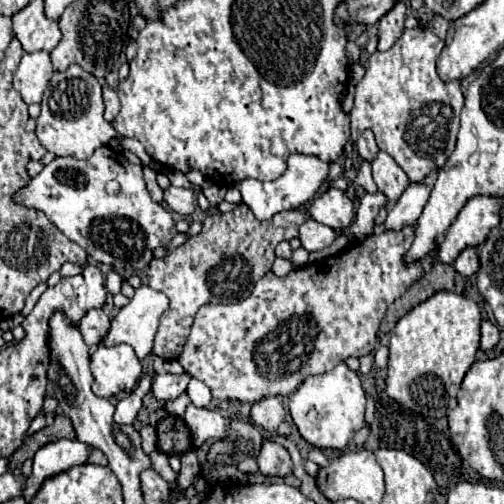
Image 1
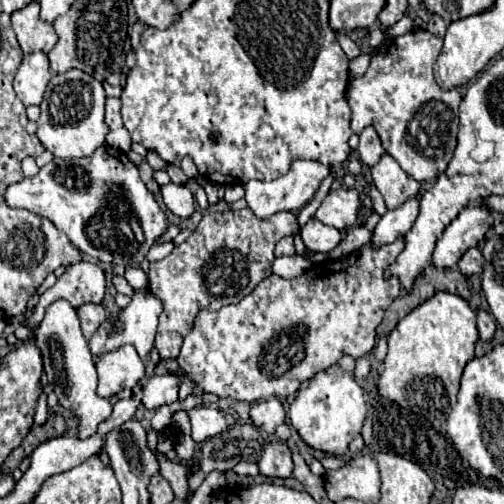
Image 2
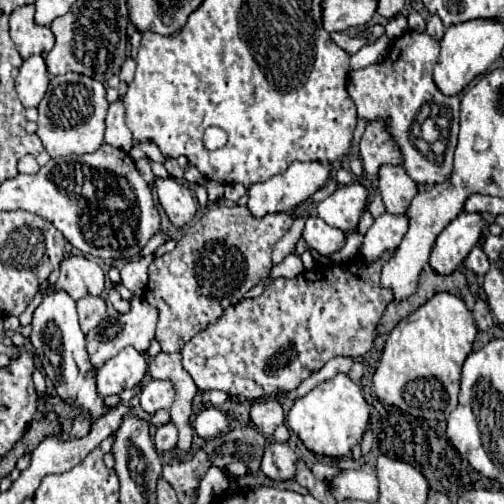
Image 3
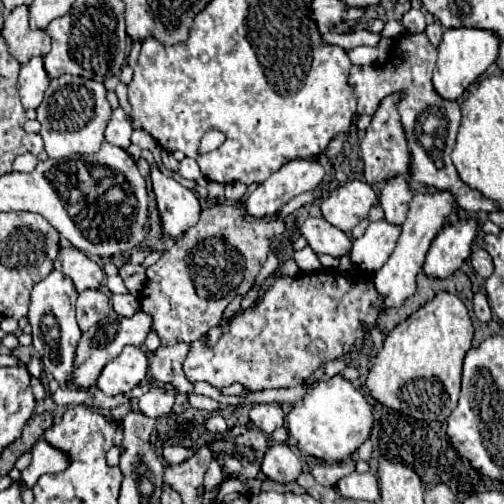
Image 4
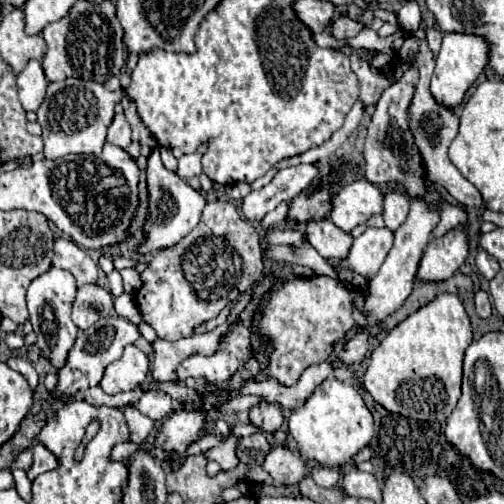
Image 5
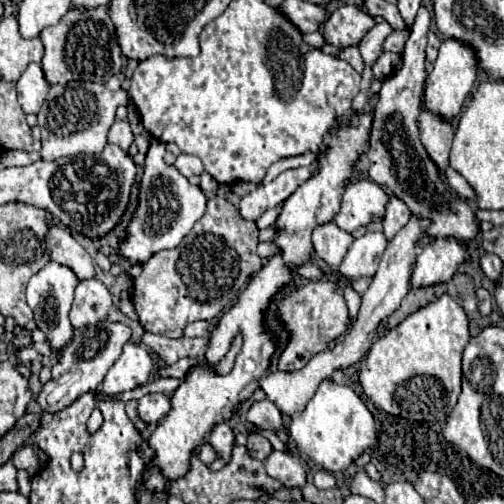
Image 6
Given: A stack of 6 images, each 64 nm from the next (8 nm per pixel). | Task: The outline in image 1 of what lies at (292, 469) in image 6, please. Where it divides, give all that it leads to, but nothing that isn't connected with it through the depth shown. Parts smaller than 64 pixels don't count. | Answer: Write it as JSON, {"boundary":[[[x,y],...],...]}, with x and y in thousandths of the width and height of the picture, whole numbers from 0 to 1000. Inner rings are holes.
{"boundary":[[[524,873],[512,901],[512,929],[524,944],[571,944],[579,940],[579,913],[563,885]]]}

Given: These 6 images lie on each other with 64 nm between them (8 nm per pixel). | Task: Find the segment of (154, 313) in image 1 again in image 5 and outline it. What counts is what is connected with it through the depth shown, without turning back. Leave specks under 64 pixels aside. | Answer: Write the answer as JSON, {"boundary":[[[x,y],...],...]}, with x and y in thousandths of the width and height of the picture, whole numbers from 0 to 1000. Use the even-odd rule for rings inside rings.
{"boundary":[[[198,631],[187,647],[175,655],[159,655],[155,671],[143,687],[143,698],[135,698],[135,722],[111,738],[115,762],[107,770],[111,786],[143,786],[159,774],[190,766],[214,722],[230,718],[242,706],[242,690],[254,683],[266,683],[274,675],[274,647],[254,639],[250,631]]]}

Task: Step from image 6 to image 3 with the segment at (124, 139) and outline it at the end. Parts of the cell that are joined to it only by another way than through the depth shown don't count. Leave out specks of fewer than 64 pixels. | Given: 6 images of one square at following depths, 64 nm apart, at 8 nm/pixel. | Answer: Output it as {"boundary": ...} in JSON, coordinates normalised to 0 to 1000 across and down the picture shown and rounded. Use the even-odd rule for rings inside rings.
{"boundary":[[[226,202],[214,214],[210,230],[210,282],[218,290],[230,290],[246,302],[262,294],[262,262],[246,242],[246,210],[242,202]]]}

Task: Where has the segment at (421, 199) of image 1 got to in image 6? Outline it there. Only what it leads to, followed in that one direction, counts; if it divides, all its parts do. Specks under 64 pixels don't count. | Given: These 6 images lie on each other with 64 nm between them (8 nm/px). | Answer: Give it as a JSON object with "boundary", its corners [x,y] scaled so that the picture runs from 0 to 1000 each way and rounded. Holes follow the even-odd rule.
{"boundary":[[[730,460],[726,468],[702,476],[675,524],[675,536],[671,536],[675,548],[687,556],[742,548],[766,488],[770,488],[770,476],[758,460]]]}

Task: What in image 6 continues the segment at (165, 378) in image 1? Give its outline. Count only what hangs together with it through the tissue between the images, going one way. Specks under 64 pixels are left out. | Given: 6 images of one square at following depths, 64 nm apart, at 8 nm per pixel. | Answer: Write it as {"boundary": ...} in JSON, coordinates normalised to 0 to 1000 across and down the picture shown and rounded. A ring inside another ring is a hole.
{"boundary":[[[290,782],[274,794],[274,825],[290,841],[313,841],[337,813],[337,790],[329,782]]]}

